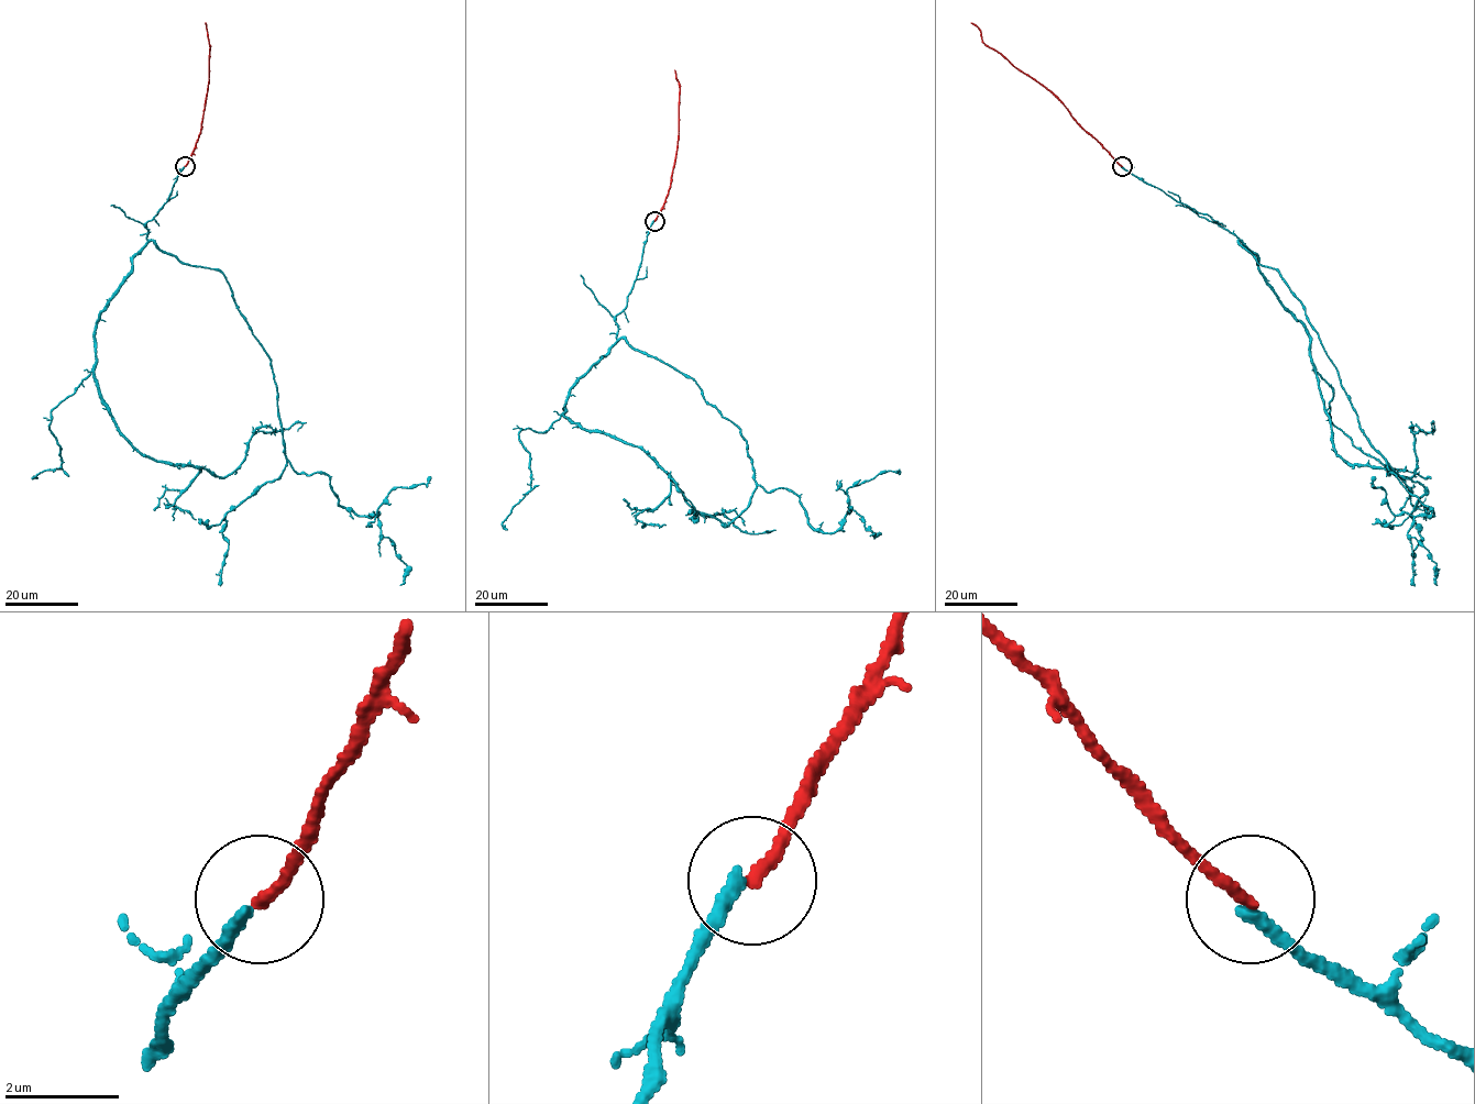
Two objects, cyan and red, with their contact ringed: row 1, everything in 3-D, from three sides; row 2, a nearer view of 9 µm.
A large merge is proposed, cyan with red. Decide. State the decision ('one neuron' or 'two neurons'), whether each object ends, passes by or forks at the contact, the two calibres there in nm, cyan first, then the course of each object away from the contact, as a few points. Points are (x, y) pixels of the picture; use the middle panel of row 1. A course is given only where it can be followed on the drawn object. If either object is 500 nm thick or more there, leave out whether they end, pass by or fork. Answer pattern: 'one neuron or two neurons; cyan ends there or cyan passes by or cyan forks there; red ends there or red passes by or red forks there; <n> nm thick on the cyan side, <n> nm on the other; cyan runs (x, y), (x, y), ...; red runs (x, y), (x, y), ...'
two neurons; cyan ends there; red ends there; 240 nm thick on the cyan side, 200 nm on the other; cyan runs (653, 221), (616, 338), (694, 381), (740, 429), (753, 481), (834, 533), (847, 490), (900, 473); red runs (655, 221), (669, 188), (678, 148), (679, 88), (674, 70)

